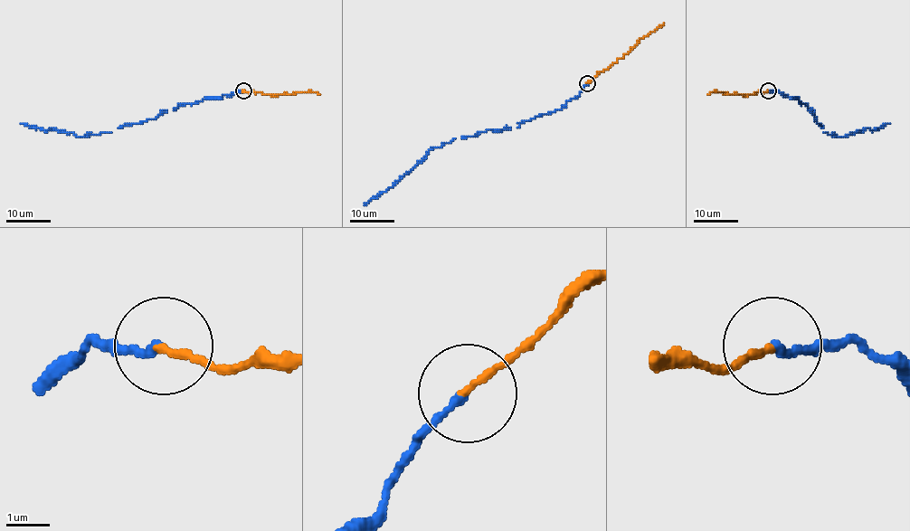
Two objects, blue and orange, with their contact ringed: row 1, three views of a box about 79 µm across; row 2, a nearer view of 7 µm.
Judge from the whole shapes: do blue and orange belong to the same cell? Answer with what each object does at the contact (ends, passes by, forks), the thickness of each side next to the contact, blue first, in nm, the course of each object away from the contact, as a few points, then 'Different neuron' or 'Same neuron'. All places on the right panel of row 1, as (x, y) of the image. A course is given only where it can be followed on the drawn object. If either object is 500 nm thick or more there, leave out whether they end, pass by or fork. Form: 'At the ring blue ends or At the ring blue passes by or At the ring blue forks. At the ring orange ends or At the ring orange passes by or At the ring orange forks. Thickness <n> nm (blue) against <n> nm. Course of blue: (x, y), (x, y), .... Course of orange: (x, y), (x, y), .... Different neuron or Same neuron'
At the ring blue ends. At the ring orange ends. Thickness 170 nm (blue) against 180 nm. Course of blue: (768, 90), (797, 99), (812, 111), (823, 131), (839, 137), (889, 123). Course of orange: (768, 90), (747, 96), (717, 91), (708, 94). Same neuron

